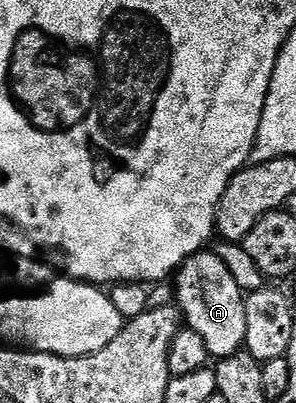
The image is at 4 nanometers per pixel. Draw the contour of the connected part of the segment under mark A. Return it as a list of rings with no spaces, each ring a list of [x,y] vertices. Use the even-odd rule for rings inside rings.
[[[212,250],[193,255],[175,273],[176,299],[183,319],[204,339],[213,359],[232,357],[245,347],[247,308],[245,293],[238,286],[224,260]]]

